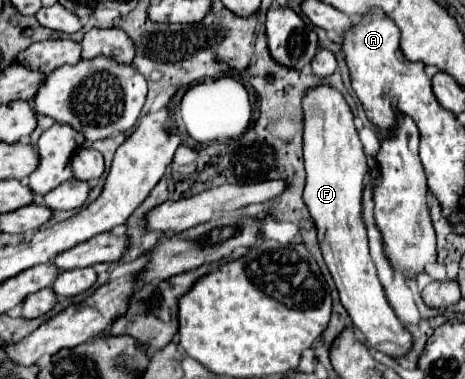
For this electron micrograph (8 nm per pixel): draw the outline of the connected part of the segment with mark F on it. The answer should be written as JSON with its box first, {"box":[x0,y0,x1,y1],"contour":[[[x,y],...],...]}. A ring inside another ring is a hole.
{"box":[303,85,411,357],"contour":[[[317,85],[313,89],[307,89],[303,95],[303,117],[305,117],[305,127],[303,127],[303,155],[305,155],[305,169],[307,169],[307,183],[305,183],[305,205],[311,211],[311,217],[317,225],[319,231],[319,245],[323,251],[323,259],[335,279],[341,305],[345,307],[347,315],[351,317],[353,325],[365,335],[365,343],[369,349],[381,351],[389,357],[401,357],[411,349],[411,335],[405,329],[405,325],[397,319],[395,311],[391,309],[389,301],[385,299],[383,287],[377,279],[377,271],[373,265],[373,259],[369,255],[369,243],[367,243],[367,229],[361,219],[361,193],[363,193],[363,183],[365,183],[365,173],[367,173],[367,163],[365,163],[365,153],[363,145],[359,141],[357,129],[353,125],[353,113],[351,107],[347,105],[345,97],[331,85]]]}

